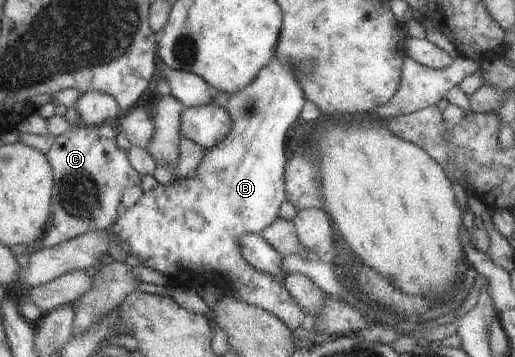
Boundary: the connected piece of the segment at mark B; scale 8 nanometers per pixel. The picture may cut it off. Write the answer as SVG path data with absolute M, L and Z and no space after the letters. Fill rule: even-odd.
M275 54L251 84L228 96L225 110L230 116L231 130L223 140L203 150L201 162L194 172L180 180L175 177L169 184L158 183L155 188L143 192L134 205L121 208L111 228L128 255L136 256L142 267L157 271L164 277L174 276L182 282L186 282L188 276L208 280L210 274L218 274L217 280L227 284L229 291L239 300L272 312L291 330L306 325L305 312L289 297L285 286L268 274L256 272L246 263L241 252L241 239L245 235L259 234L279 218L279 208L285 202L286 134L298 122L306 101L291 60L278 59Z

